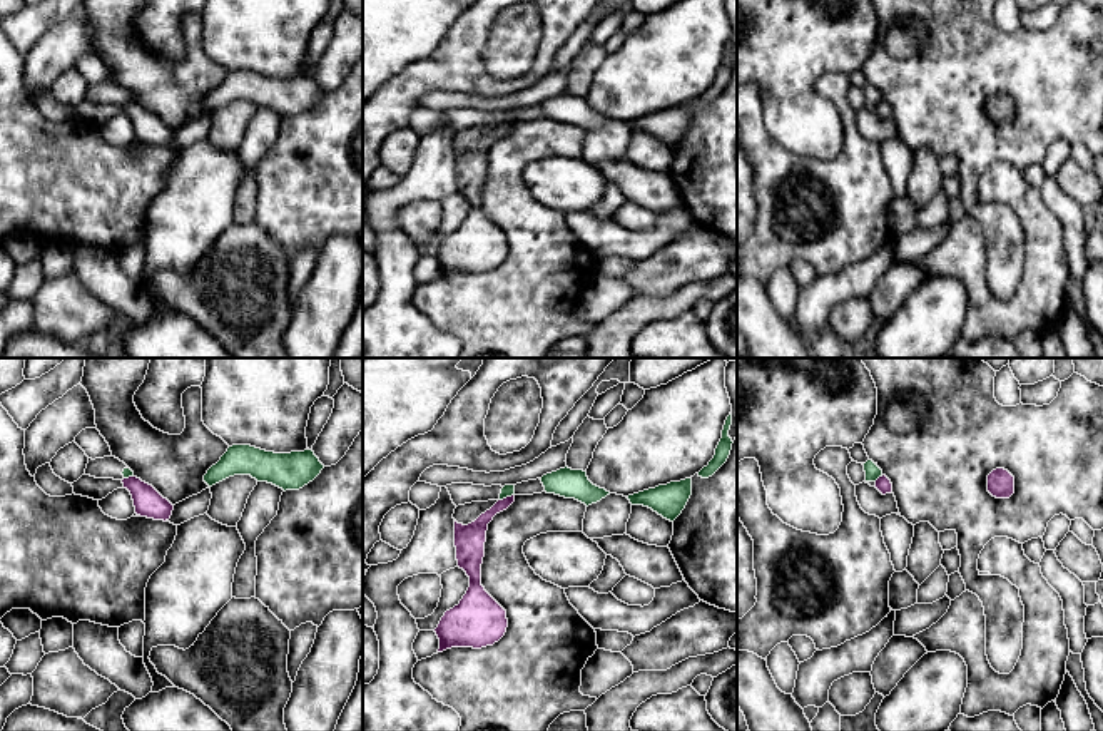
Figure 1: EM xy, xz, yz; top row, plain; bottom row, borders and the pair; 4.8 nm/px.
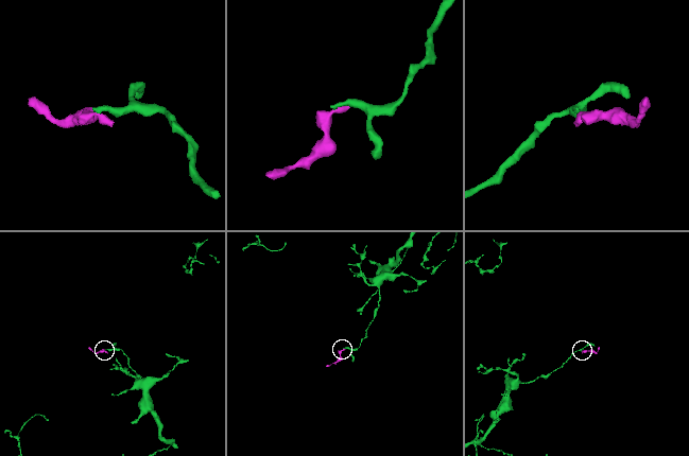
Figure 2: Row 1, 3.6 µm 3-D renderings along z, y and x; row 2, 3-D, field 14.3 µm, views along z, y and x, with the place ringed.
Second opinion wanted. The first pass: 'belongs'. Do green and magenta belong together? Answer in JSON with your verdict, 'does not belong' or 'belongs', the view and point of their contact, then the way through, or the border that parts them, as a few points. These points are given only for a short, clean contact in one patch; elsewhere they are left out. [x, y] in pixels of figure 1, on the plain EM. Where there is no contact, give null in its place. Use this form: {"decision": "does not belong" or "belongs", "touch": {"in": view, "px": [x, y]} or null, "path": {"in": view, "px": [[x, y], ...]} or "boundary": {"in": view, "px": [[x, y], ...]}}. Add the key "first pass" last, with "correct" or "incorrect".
{"decision": "does not belong", "touch": {"in": "xz", "px": [505, 122]}, "boundary": {"in": "xz", "px": [[513, 119], [498, 126]]}, "first pass": "incorrect"}

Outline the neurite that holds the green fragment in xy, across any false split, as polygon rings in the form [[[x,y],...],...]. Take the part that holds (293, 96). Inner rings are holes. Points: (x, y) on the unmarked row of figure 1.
[[[232,70],[204,100],[212,112],[234,100],[251,100],[279,114],[299,115],[313,107],[324,90],[313,75],[274,79],[251,70]]]

